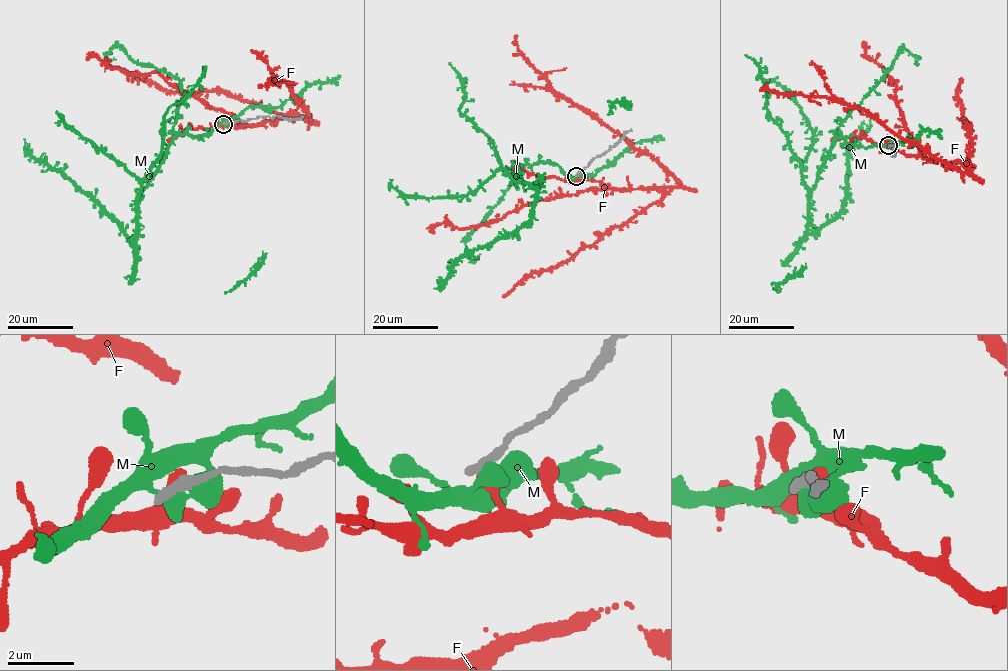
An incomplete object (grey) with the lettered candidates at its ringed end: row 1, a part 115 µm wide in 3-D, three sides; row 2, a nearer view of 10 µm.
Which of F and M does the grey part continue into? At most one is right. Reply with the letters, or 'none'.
none

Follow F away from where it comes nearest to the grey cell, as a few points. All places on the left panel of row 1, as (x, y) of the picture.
F: (225, 122), (237, 128), (297, 113), (311, 120), (294, 98), (288, 83), (275, 78), (267, 85), (274, 86)

